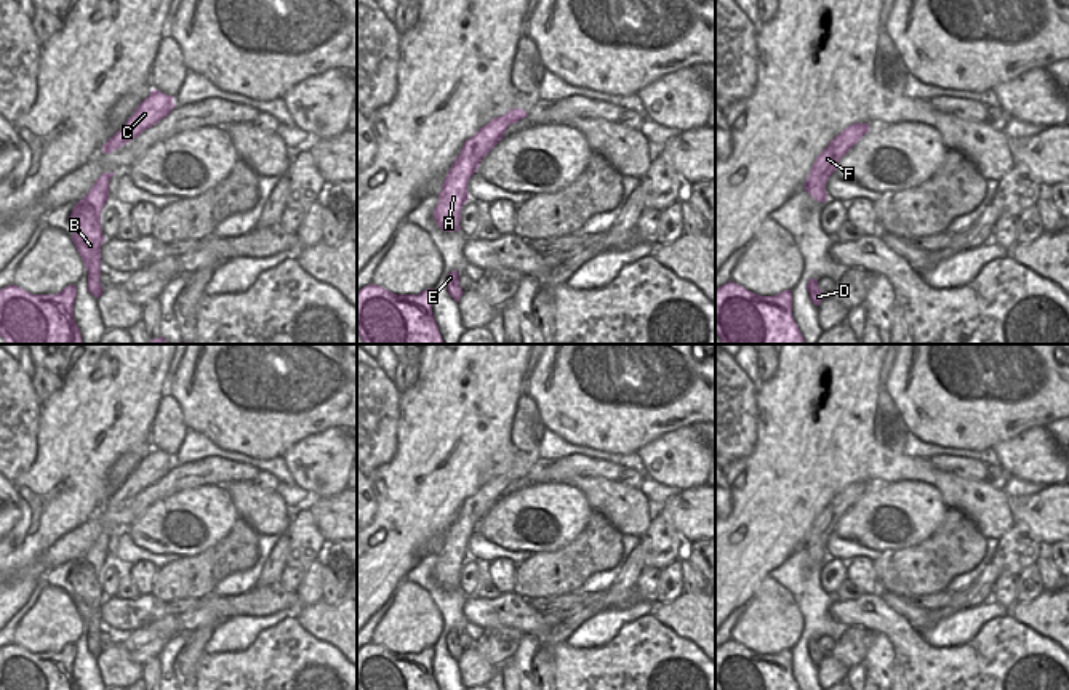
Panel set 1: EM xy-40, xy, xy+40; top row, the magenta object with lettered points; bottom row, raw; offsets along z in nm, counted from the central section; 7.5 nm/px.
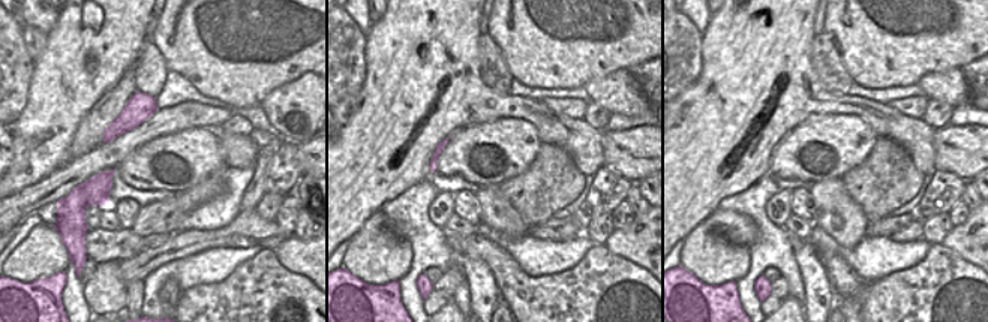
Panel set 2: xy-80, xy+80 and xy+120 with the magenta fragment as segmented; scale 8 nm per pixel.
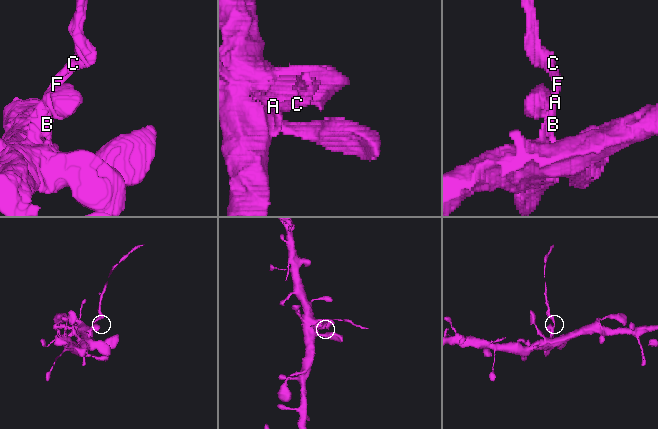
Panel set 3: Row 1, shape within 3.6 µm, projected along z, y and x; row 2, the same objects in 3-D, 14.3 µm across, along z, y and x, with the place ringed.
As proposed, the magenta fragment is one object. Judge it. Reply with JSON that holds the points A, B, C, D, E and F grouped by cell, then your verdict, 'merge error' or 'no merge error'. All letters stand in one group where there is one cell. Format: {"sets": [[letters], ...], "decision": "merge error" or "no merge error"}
{"sets": [["A", "B", "D", "E", "F"], ["C"]], "decision": "merge error"}

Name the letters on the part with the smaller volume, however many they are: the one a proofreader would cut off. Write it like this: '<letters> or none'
C.

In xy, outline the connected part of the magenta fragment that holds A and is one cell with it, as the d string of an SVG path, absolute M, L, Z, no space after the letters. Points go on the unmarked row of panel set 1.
M493 499L485 504L478 504L470 509L469 506L461 507L448 528L438 552L438 562L434 568L434 578L437 584L445 591L461 589L461 567L469 559L467 541L482 520L482 517L493 507Z

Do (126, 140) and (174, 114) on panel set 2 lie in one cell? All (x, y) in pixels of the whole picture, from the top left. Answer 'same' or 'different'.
same

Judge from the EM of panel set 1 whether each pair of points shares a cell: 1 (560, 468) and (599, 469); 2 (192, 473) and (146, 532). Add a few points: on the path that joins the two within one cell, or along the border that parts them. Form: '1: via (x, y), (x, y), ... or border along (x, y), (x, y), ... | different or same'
1: via (570, 468), (589, 468) | same
2: border along (215, 484), (181, 489), (156, 500), (144, 509) | different

